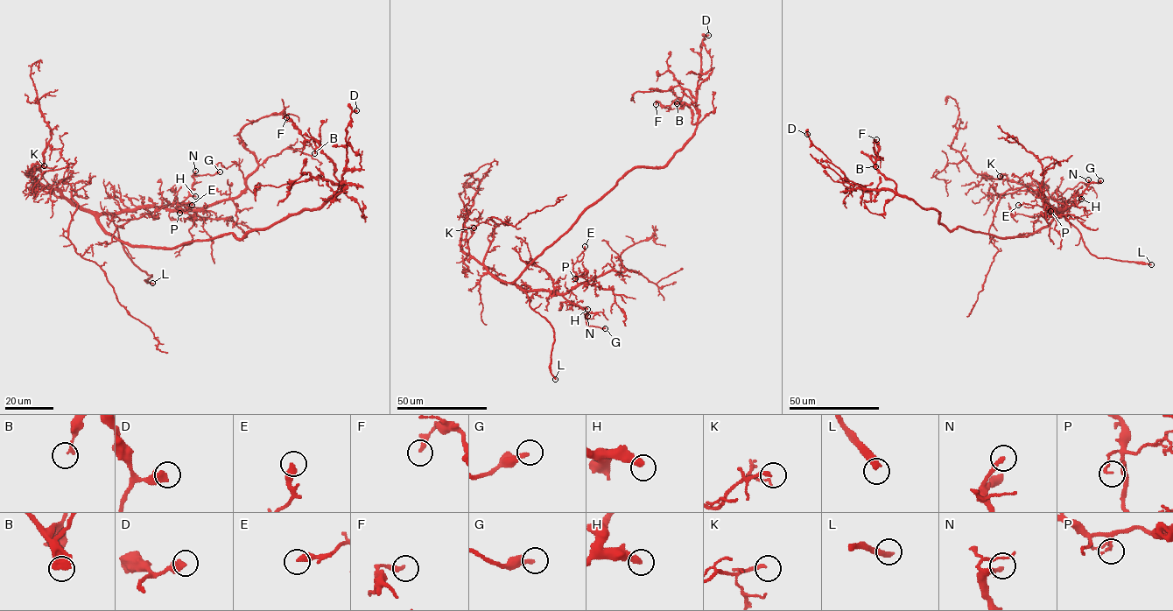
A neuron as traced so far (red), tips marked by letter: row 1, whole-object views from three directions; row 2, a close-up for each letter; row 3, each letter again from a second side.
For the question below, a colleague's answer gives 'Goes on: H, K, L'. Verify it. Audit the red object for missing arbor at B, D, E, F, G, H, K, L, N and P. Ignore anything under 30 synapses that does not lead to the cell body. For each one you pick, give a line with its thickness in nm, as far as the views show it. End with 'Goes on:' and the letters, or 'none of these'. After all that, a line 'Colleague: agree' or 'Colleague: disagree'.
H: 360 nm
L: 360 nm
N: 240 nm
Goes on: H, L, N
Colleague: disagree

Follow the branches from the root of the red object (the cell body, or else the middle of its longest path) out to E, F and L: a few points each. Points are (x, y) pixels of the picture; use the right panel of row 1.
E: (1014, 236), (1028, 236), (1036, 233), (1065, 207), (1048, 209), (1037, 205), (1018, 205)
F: (1014, 236), (940, 224), (936, 210), (899, 194), (874, 166), (876, 139)
L: (1014, 236), (1034, 234), (1044, 228), (1057, 213), (1062, 213), (1078, 229), (1092, 254), (1098, 257), (1151, 264)

